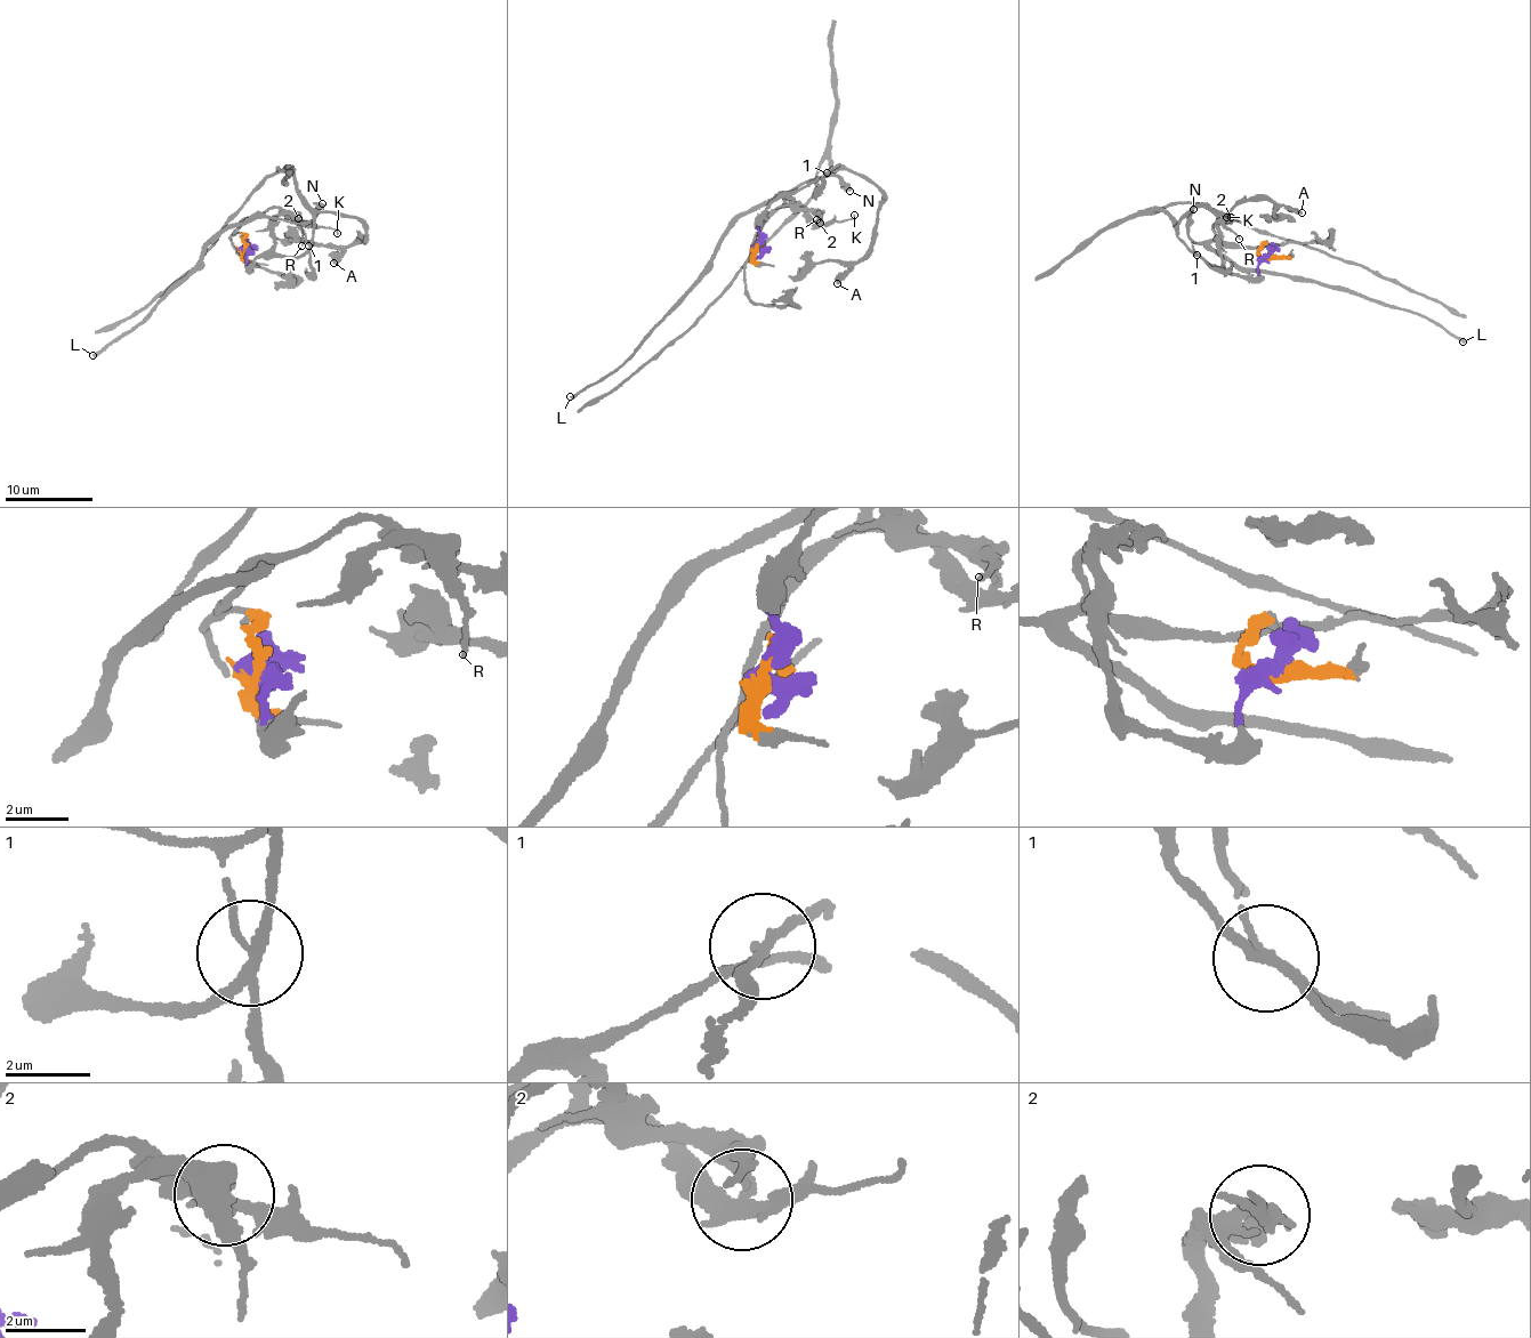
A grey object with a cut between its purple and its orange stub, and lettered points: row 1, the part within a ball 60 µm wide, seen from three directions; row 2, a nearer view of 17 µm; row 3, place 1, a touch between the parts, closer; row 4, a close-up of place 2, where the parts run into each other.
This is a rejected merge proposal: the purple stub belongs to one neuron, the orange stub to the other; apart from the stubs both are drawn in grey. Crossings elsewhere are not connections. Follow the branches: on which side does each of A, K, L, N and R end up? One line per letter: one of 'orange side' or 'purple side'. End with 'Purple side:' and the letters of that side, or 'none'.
A: purple side
K: orange side
L: orange side
N: orange side
R: purple side
Purple side: A, R

